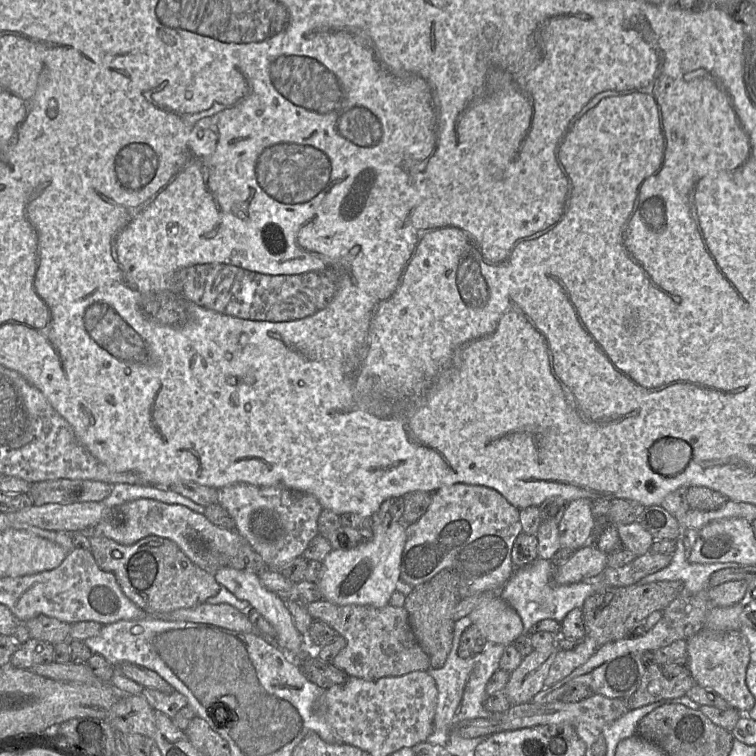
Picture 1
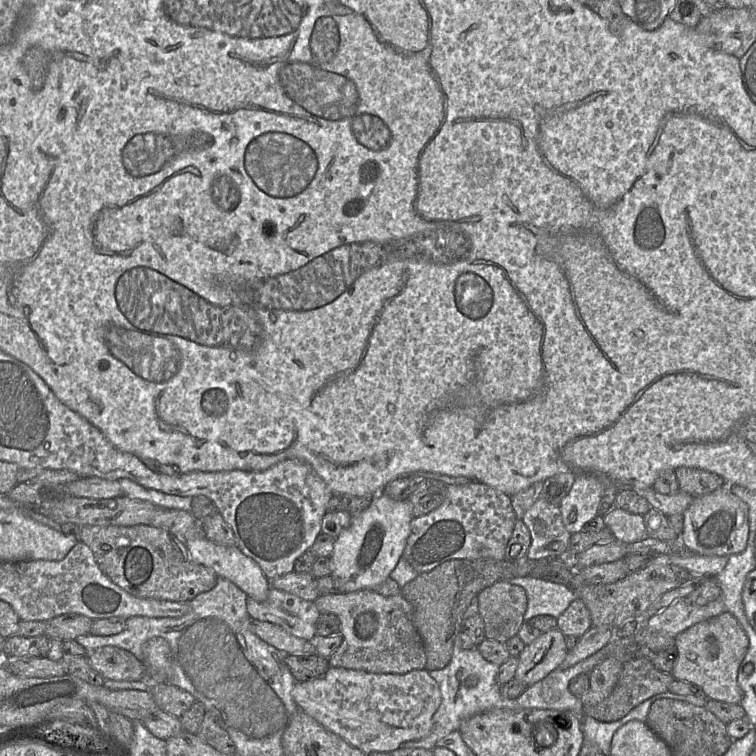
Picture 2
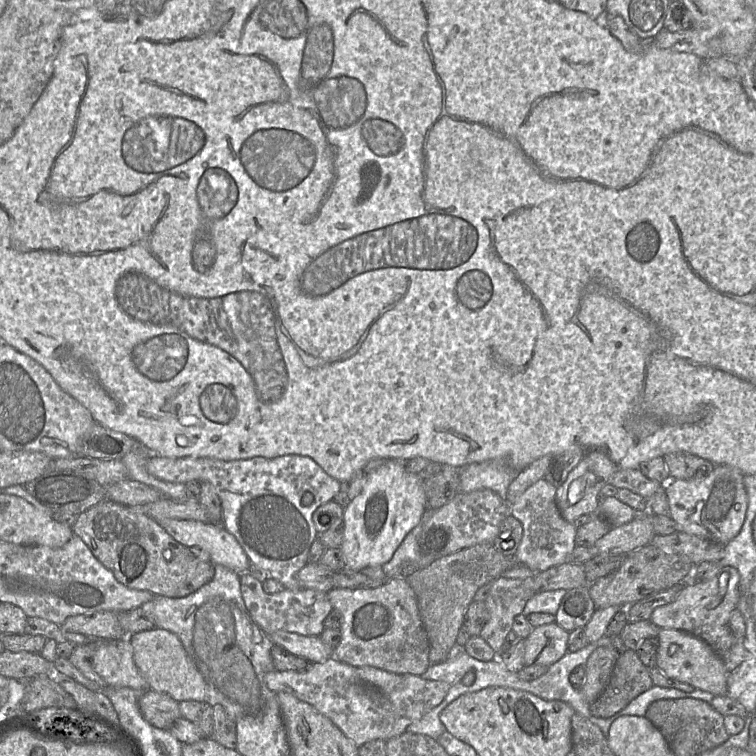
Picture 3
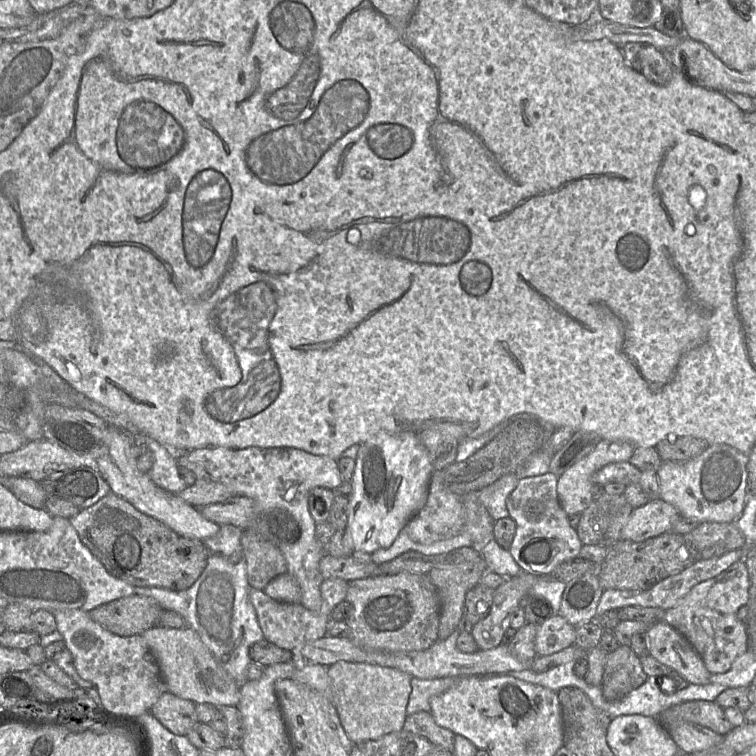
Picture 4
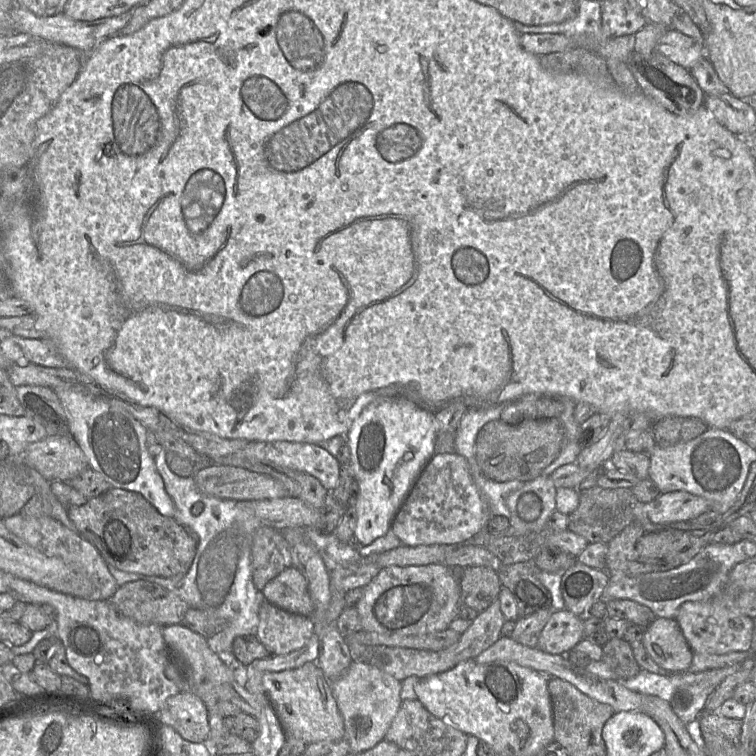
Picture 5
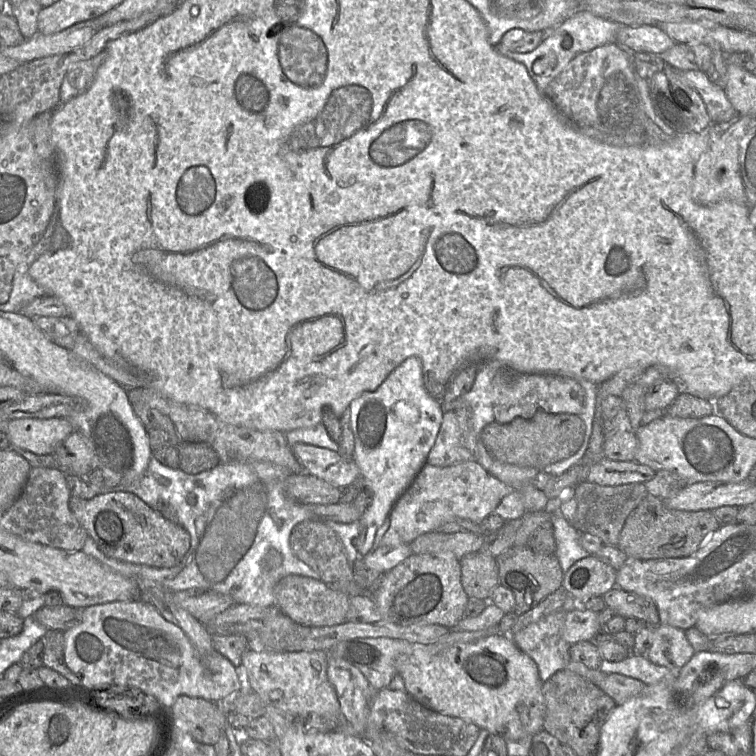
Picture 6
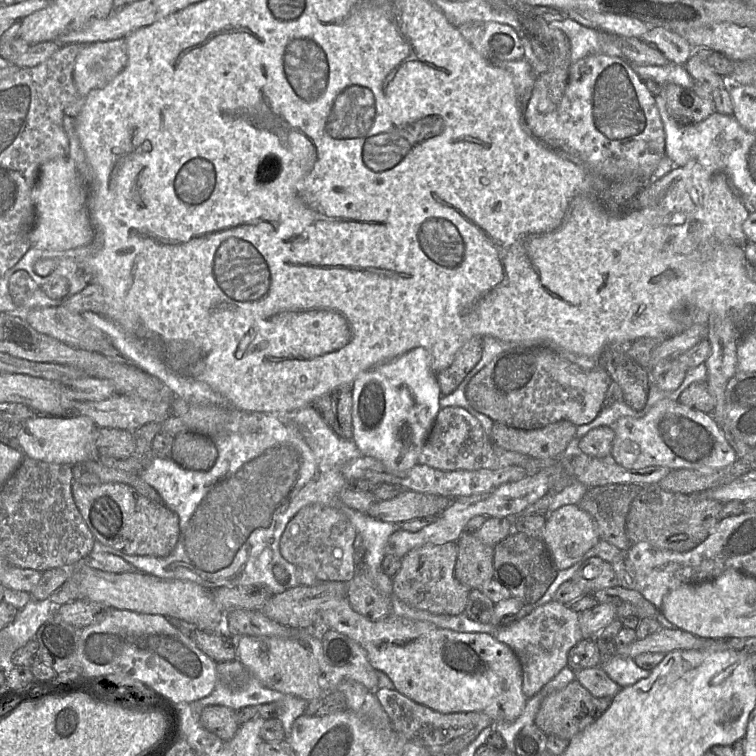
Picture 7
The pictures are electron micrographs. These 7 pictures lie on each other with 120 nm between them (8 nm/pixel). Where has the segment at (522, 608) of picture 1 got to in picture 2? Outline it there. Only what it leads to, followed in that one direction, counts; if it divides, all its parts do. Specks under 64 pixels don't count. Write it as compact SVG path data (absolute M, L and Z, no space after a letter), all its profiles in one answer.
M516 577L508 582L521 586L527 594L524 622L536 616L553 616L556 619L577 598L575 591L562 583L535 577Z

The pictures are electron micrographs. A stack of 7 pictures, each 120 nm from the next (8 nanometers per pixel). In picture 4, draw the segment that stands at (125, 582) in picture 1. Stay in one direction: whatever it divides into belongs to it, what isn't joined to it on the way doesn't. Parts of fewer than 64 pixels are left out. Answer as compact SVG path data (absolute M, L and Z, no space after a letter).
M113 492L80 510L69 522L109 574L135 587L183 591L196 582L207 565L209 551L203 541L177 534Z

